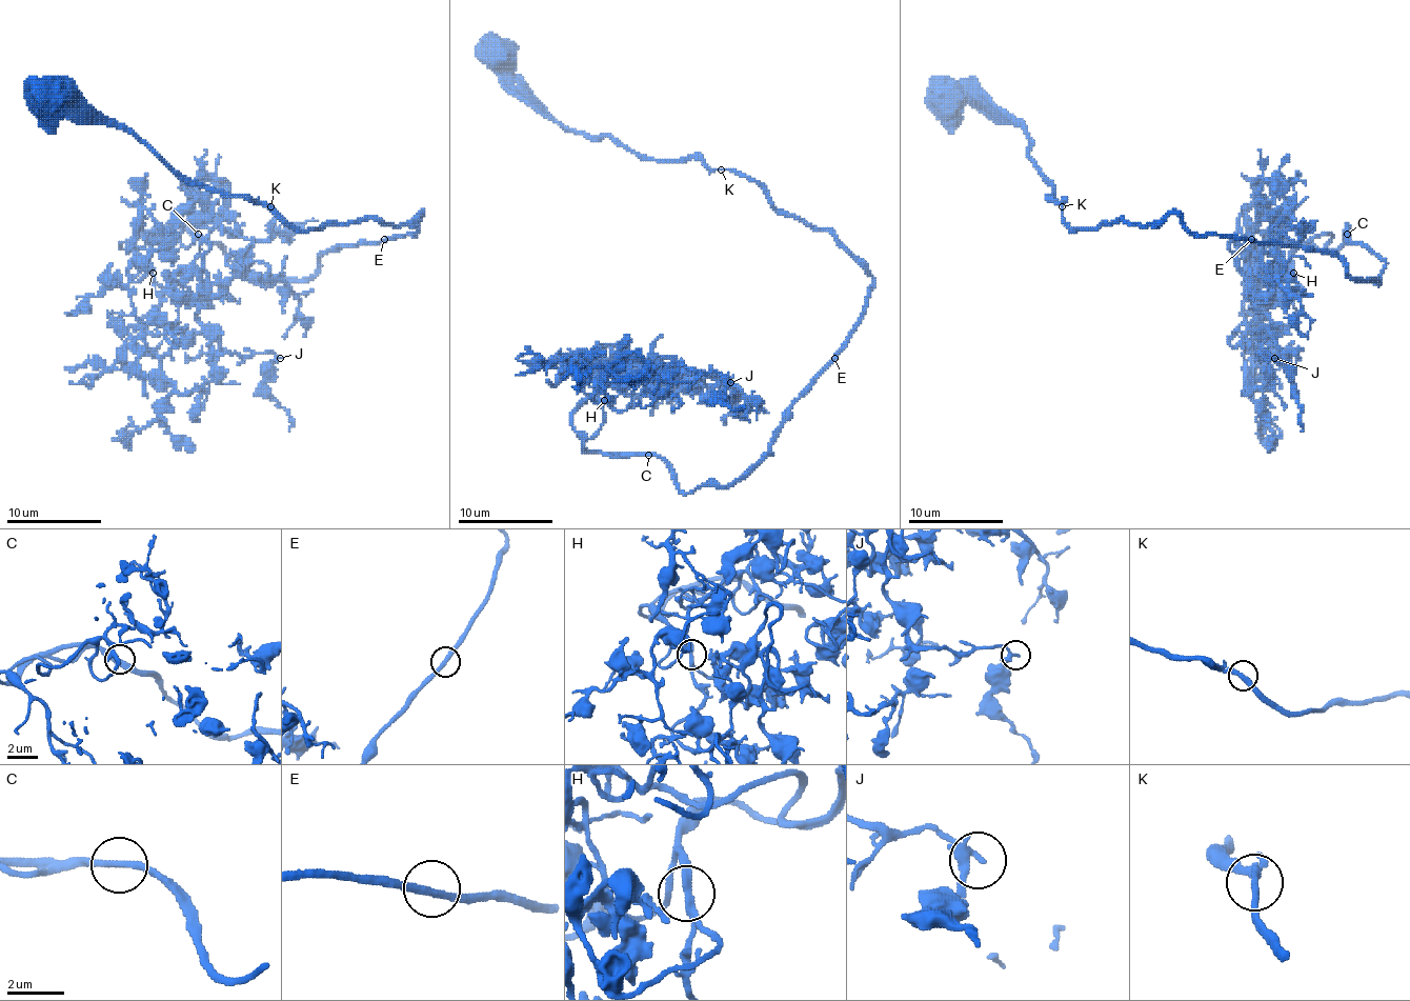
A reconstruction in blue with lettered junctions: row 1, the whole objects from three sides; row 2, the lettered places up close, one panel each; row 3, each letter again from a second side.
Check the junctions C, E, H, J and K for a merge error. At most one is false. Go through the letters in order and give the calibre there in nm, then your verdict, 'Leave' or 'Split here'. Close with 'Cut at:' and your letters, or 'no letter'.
C: Thickness 280 nm. Leave
E: Thickness 280 nm. Leave
H: Thickness 280 nm. Leave
J: Thickness 280 nm. Leave
K: Thickness 280 nm. Leave
Cut at: no letter

